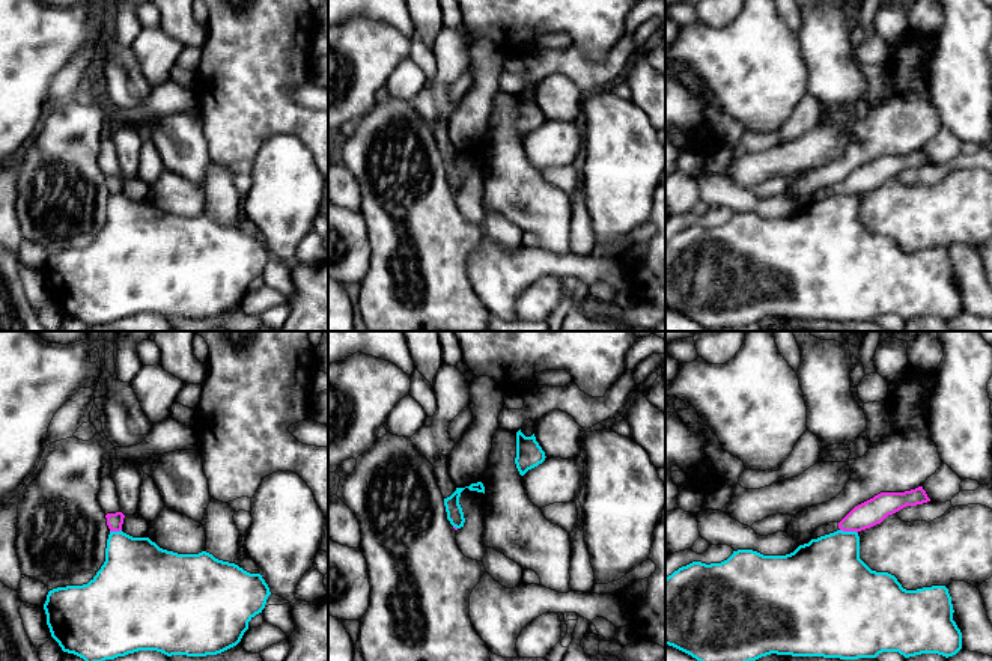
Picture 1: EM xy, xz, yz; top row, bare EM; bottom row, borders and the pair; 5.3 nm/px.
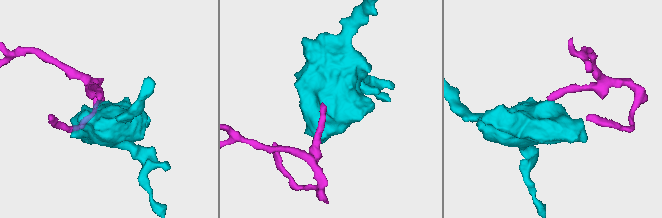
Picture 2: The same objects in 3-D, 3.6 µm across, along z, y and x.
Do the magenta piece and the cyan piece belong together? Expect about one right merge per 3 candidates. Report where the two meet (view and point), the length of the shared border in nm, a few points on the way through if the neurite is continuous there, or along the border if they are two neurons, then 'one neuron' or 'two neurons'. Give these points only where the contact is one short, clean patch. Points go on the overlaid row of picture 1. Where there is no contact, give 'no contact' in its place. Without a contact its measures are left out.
meets magenta in yz at (849, 530); contact 100 nm long; border along yz (840, 529), (857, 533); two neurons

